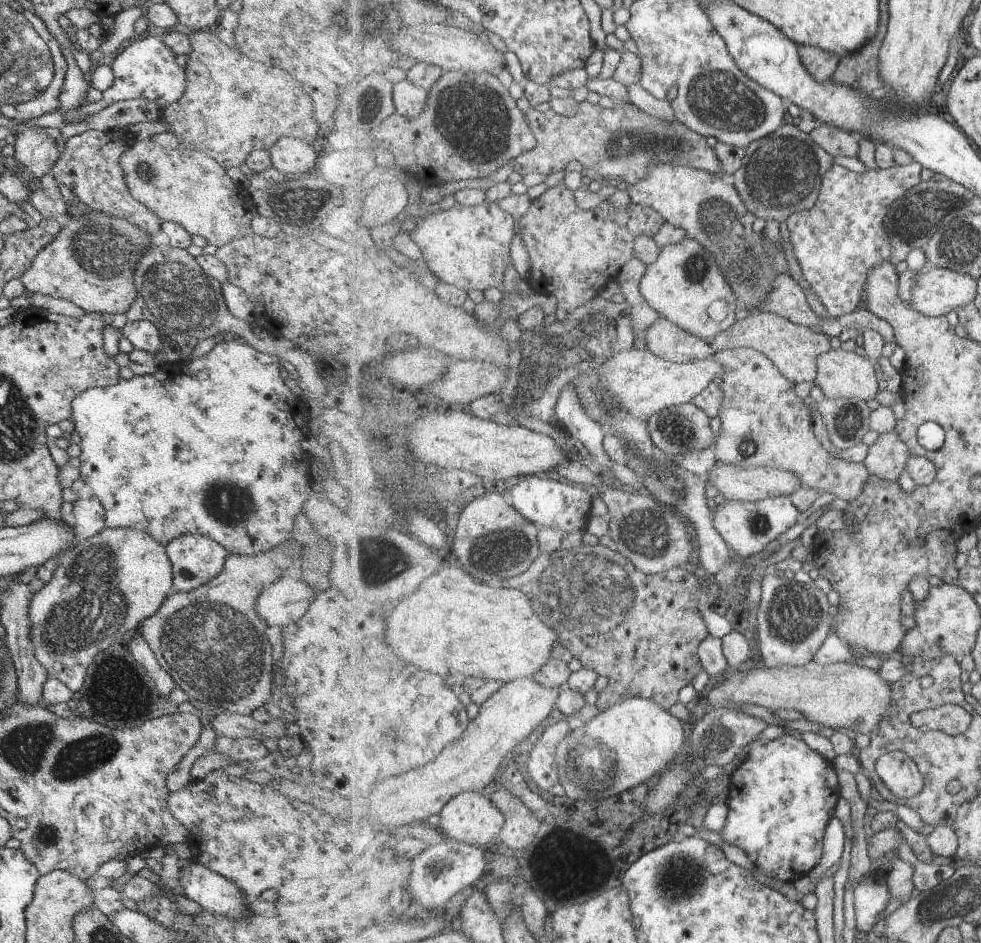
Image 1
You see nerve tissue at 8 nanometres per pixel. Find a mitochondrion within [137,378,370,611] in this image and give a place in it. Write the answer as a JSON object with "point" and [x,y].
{"point":[229,503]}

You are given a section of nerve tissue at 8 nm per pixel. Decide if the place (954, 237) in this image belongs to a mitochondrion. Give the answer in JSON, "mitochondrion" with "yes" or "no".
{"mitochondrion":"yes"}

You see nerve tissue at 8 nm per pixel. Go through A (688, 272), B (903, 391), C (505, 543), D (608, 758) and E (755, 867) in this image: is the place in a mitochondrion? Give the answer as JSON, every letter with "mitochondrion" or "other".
{"A":"mitochondrion","B":"other","C":"mitochondrion","D":"mitochondrion","E":"other"}

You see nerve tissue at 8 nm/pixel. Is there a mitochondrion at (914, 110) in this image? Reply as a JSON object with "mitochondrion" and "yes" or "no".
{"mitochondrion":"no"}

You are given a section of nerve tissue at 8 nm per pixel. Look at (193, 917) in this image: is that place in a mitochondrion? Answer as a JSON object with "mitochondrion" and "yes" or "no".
{"mitochondrion":"no"}

